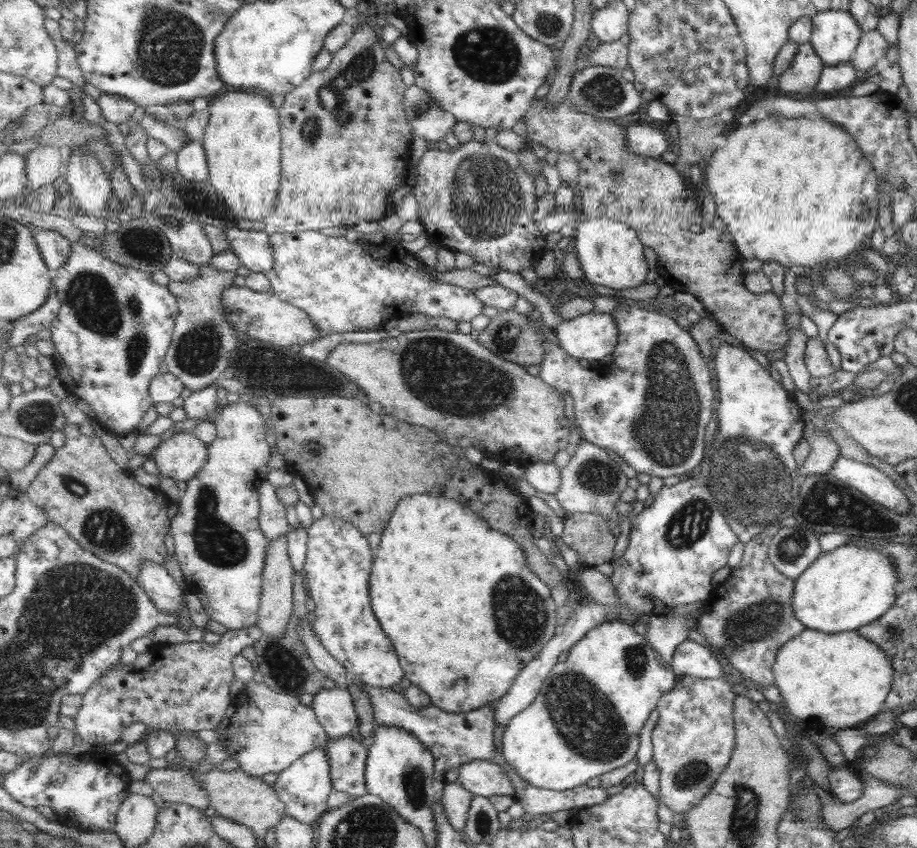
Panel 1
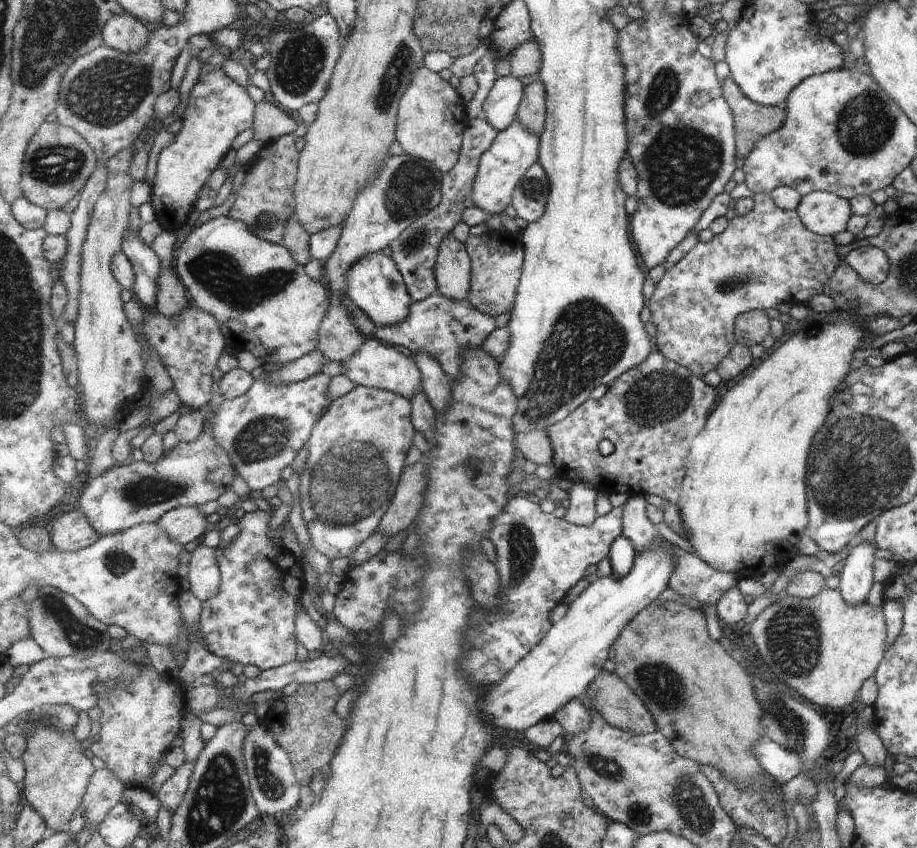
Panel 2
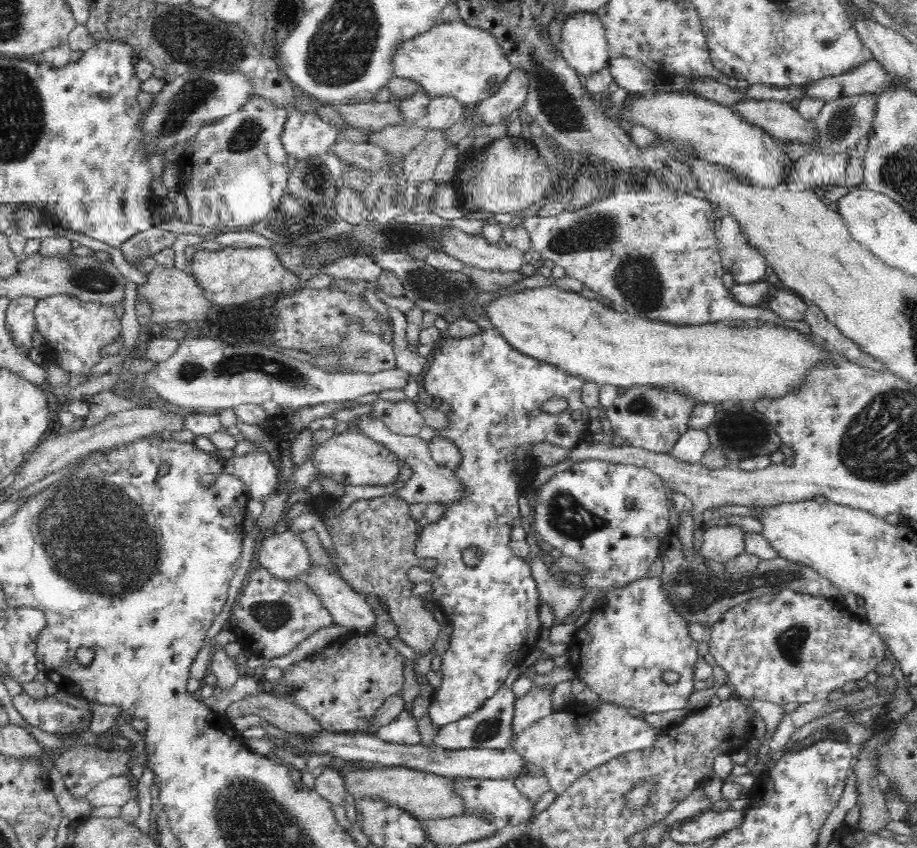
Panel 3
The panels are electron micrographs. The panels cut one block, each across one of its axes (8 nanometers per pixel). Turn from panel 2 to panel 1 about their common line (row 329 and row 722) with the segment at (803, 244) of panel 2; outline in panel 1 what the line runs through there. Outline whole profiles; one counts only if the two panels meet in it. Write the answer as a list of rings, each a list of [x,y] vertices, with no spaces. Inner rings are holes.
[[[681,675],[677,687],[661,697],[657,705],[659,718],[652,730],[653,756],[660,770],[661,800],[667,808],[684,816],[712,790],[713,783],[725,770],[735,747],[735,719],[733,708],[736,694],[724,679],[700,679]]]

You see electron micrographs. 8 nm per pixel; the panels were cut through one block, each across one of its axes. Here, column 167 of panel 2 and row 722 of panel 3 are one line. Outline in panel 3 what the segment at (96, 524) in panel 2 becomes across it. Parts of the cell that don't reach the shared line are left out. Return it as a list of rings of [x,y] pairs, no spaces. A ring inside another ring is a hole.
[[[502,684],[484,704],[460,720],[446,723],[437,728],[434,743],[446,750],[477,748],[477,749],[503,749],[514,740],[513,720],[515,715],[515,702],[517,701],[513,687]]]

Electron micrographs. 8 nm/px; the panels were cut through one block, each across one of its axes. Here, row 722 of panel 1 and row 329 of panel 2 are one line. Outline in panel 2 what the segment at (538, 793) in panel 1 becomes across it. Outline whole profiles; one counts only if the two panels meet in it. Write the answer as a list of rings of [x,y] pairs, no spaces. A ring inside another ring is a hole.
[[[441,294],[433,295],[414,302],[411,309],[407,320],[398,325],[378,327],[375,336],[385,344],[400,346],[411,358],[418,357],[421,353],[430,353],[453,382],[462,379],[466,354],[470,350],[479,349],[497,329],[495,317],[482,313],[468,300],[454,301]]]

